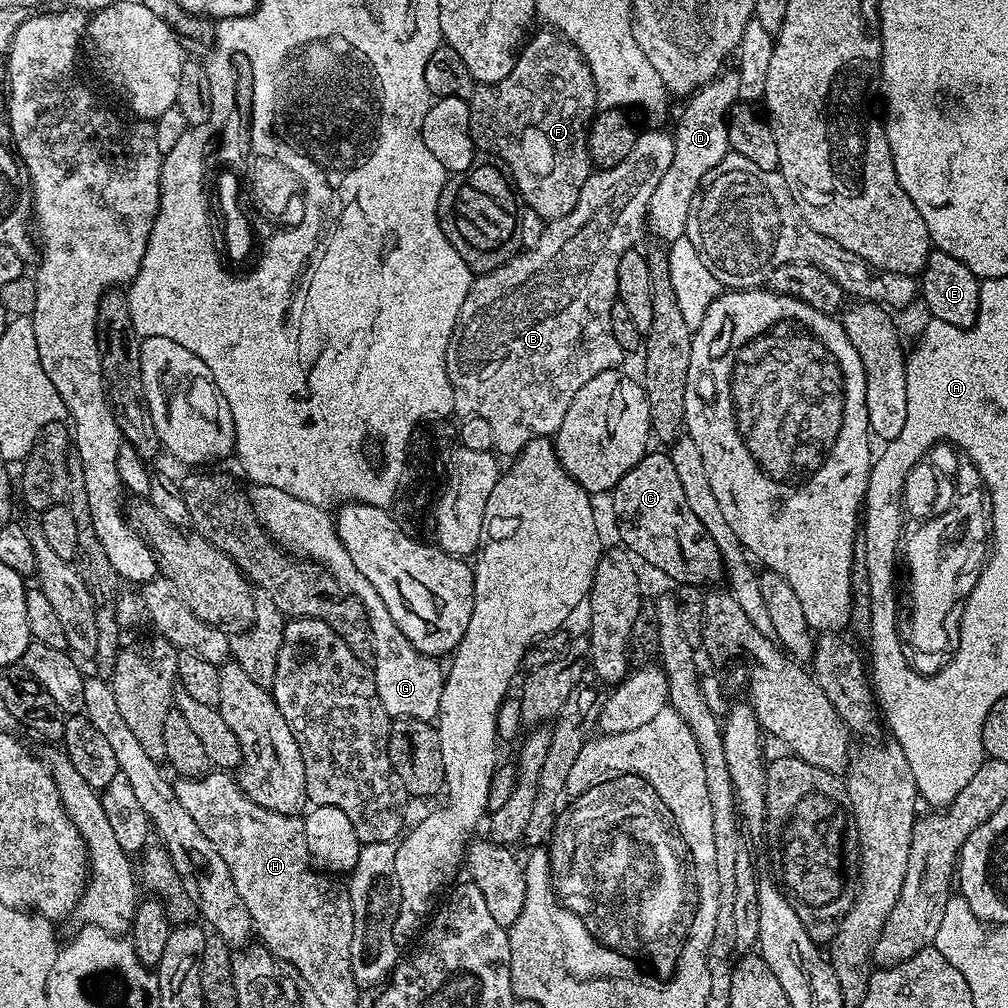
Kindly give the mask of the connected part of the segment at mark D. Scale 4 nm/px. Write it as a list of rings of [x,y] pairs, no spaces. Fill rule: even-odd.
[[[734,70],[721,71],[715,80],[687,97],[685,104],[688,105],[674,127],[674,162],[670,162],[670,170],[662,174],[662,182],[658,182],[658,190],[654,190],[654,198],[650,198],[648,207],[647,227],[663,242],[677,240],[687,233],[692,202],[699,193],[702,178],[706,178],[706,174],[710,174],[730,151],[726,117],[739,100],[738,74]]]

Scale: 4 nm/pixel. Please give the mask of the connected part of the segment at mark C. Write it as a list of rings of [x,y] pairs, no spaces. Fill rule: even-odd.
[[[652,450],[645,454],[628,473],[623,474],[611,490],[610,498],[612,512],[616,515],[616,524],[620,527],[625,549],[631,550],[637,557],[640,555],[646,563],[653,564],[660,572],[665,572],[670,579],[681,580],[681,585],[684,586],[712,586],[719,576],[721,579],[725,575],[722,554],[714,538],[706,534],[706,526],[702,526],[702,522],[698,522],[697,516],[694,515],[694,510],[690,510],[686,494],[682,491],[682,482],[678,482],[678,470],[674,470],[674,462],[667,451]]]

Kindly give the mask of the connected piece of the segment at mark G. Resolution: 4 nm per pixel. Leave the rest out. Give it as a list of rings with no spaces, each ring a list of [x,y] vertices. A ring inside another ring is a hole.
[[[253,483],[251,487],[247,489],[248,501],[252,504],[260,525],[268,531],[268,537],[285,552],[297,558],[307,558],[313,564],[323,564],[328,573],[346,591],[353,592],[368,611],[368,621],[372,627],[372,645],[376,655],[376,689],[389,717],[397,720],[435,721],[440,713],[445,669],[439,659],[420,652],[412,645],[410,638],[406,638],[406,634],[398,630],[398,622],[390,618],[390,610],[386,610],[386,602],[378,598],[378,590],[374,590],[374,586],[370,586],[370,582],[362,578],[350,554],[346,554],[346,548],[342,546],[342,540],[336,533],[333,513],[327,507],[302,502],[302,498],[294,498],[294,494],[286,494],[286,490],[277,490],[275,486]]]

